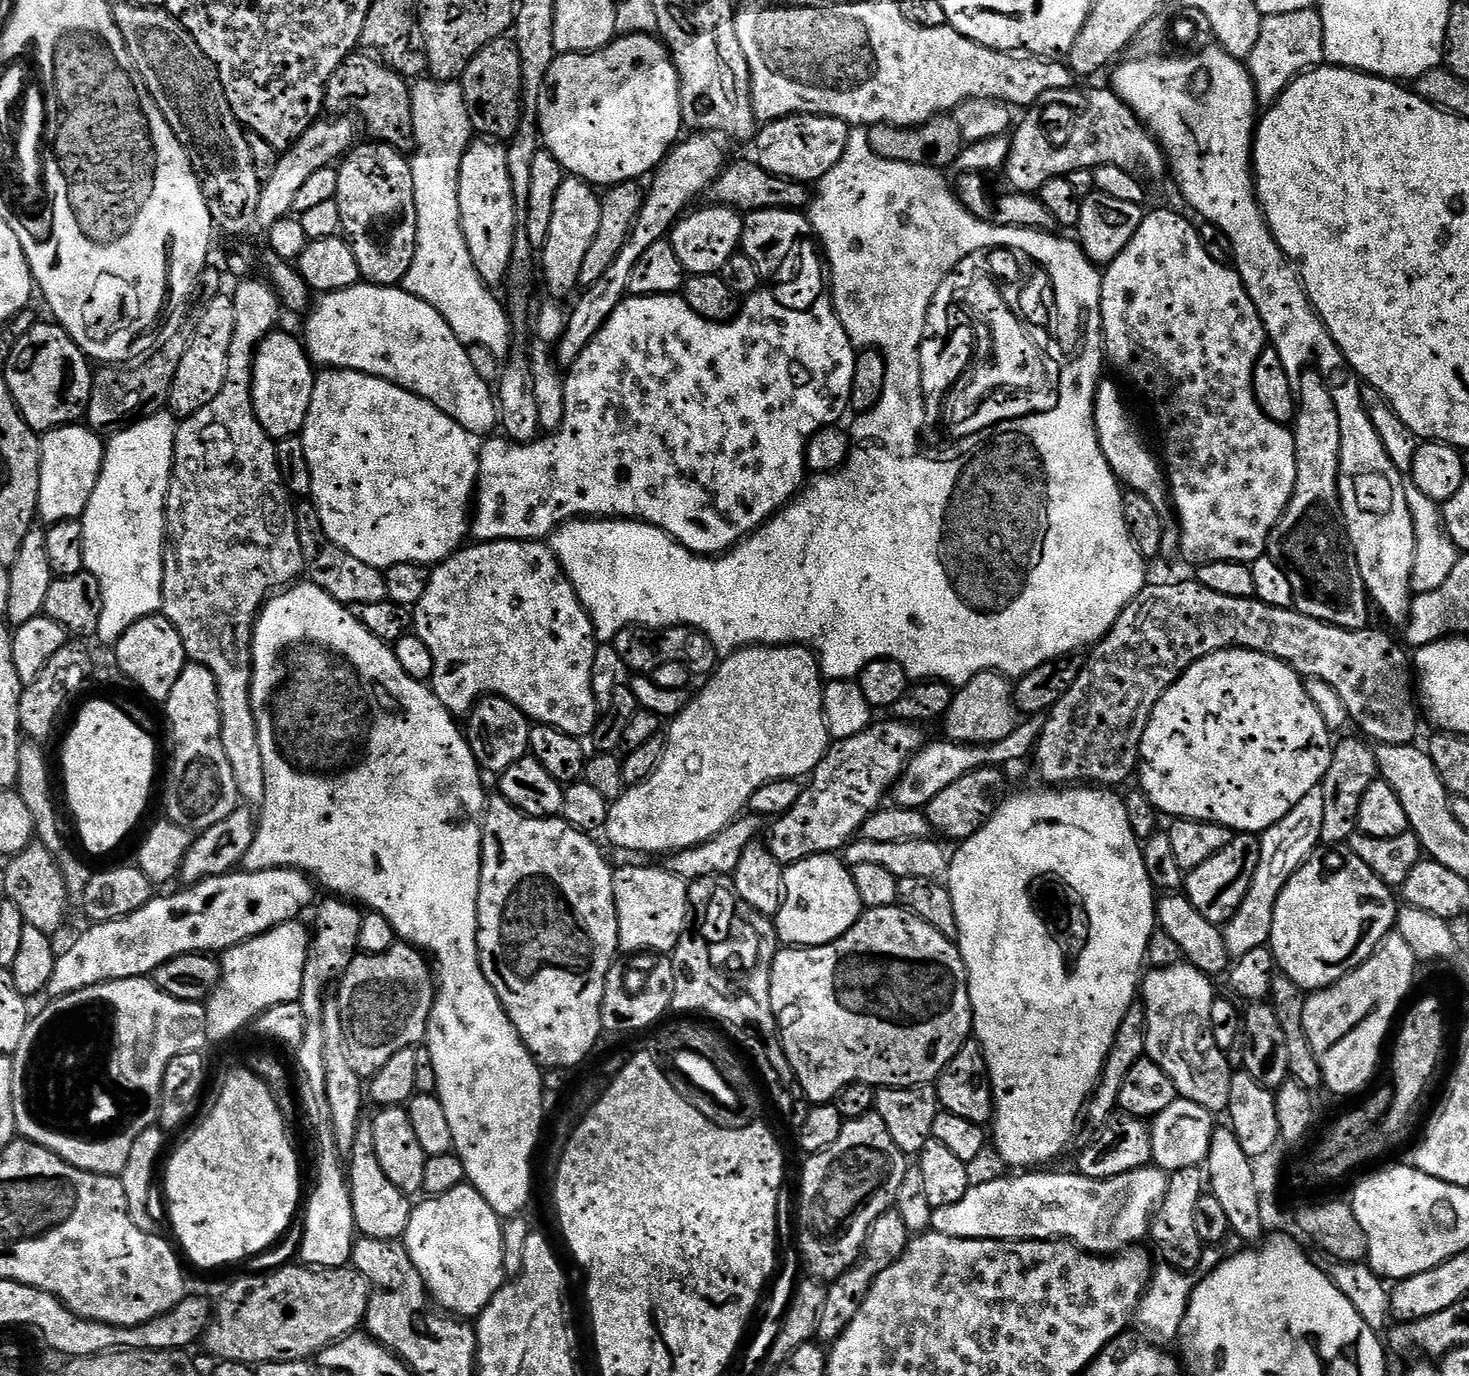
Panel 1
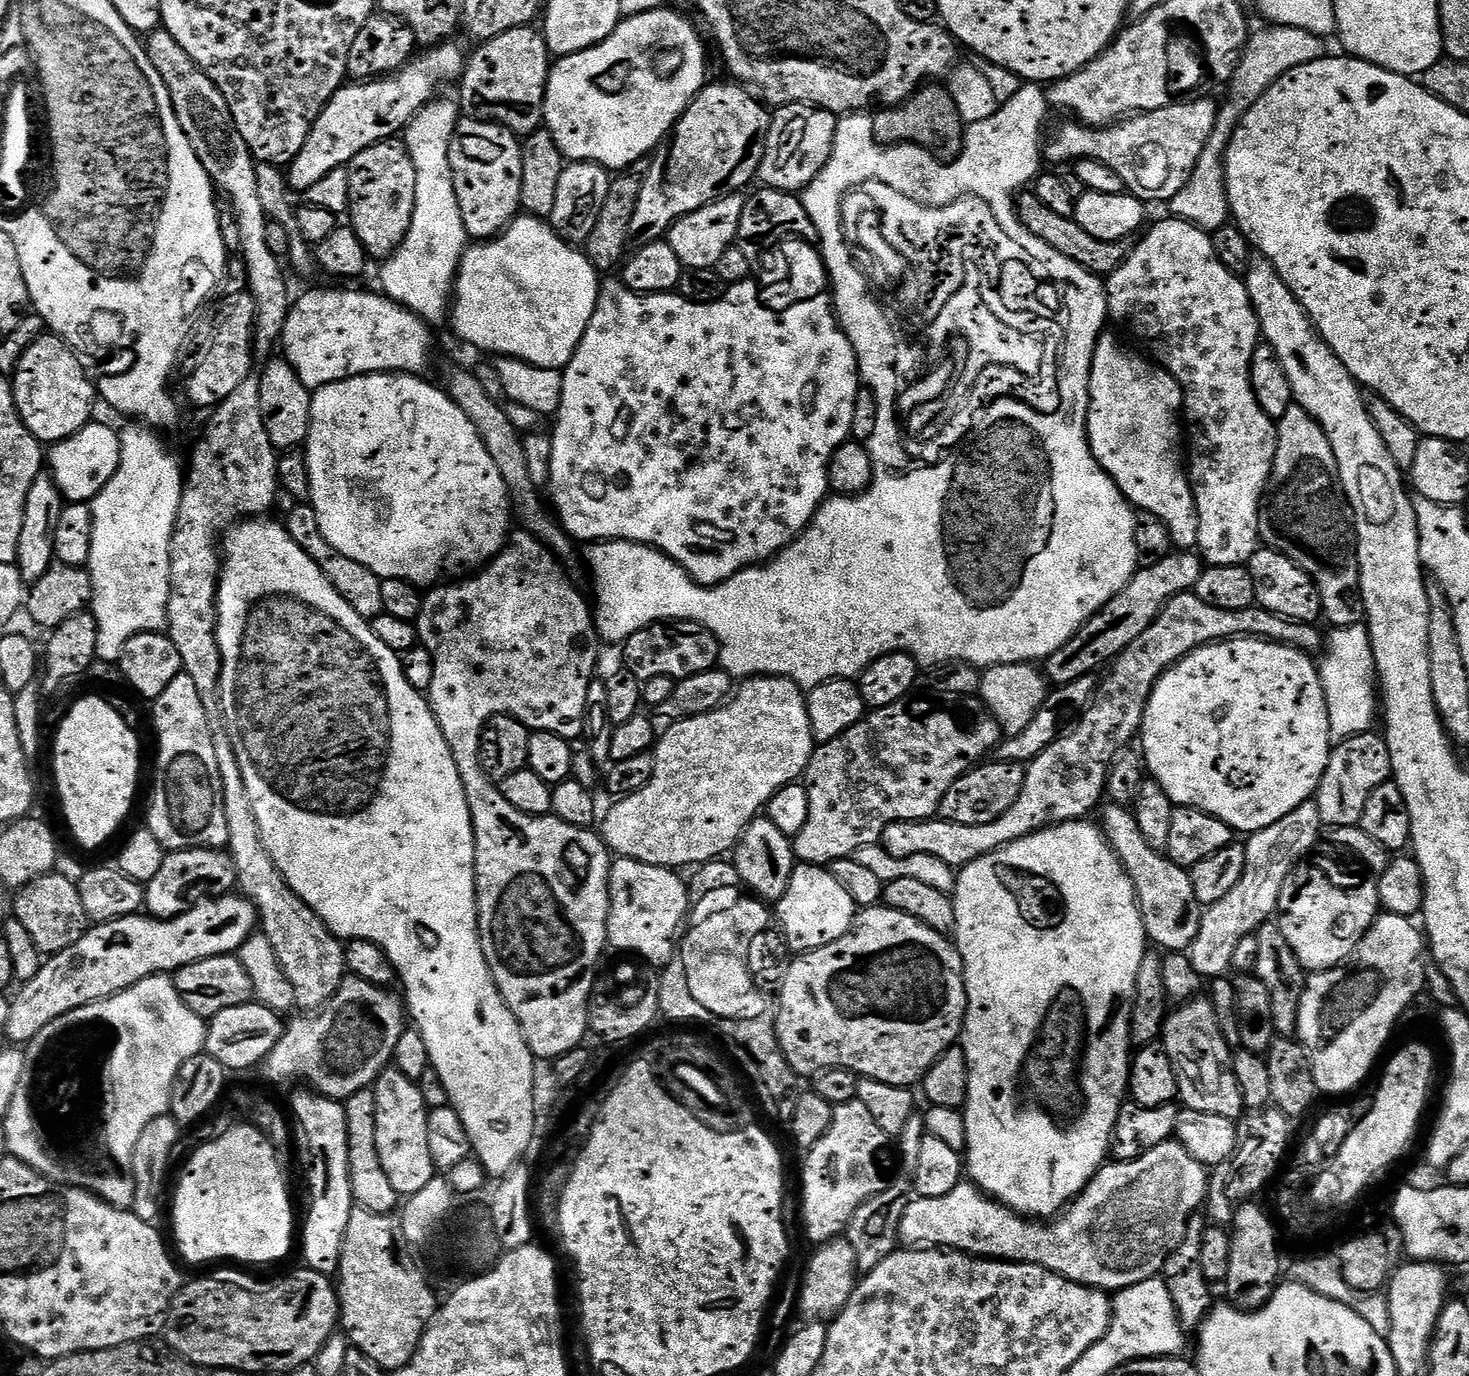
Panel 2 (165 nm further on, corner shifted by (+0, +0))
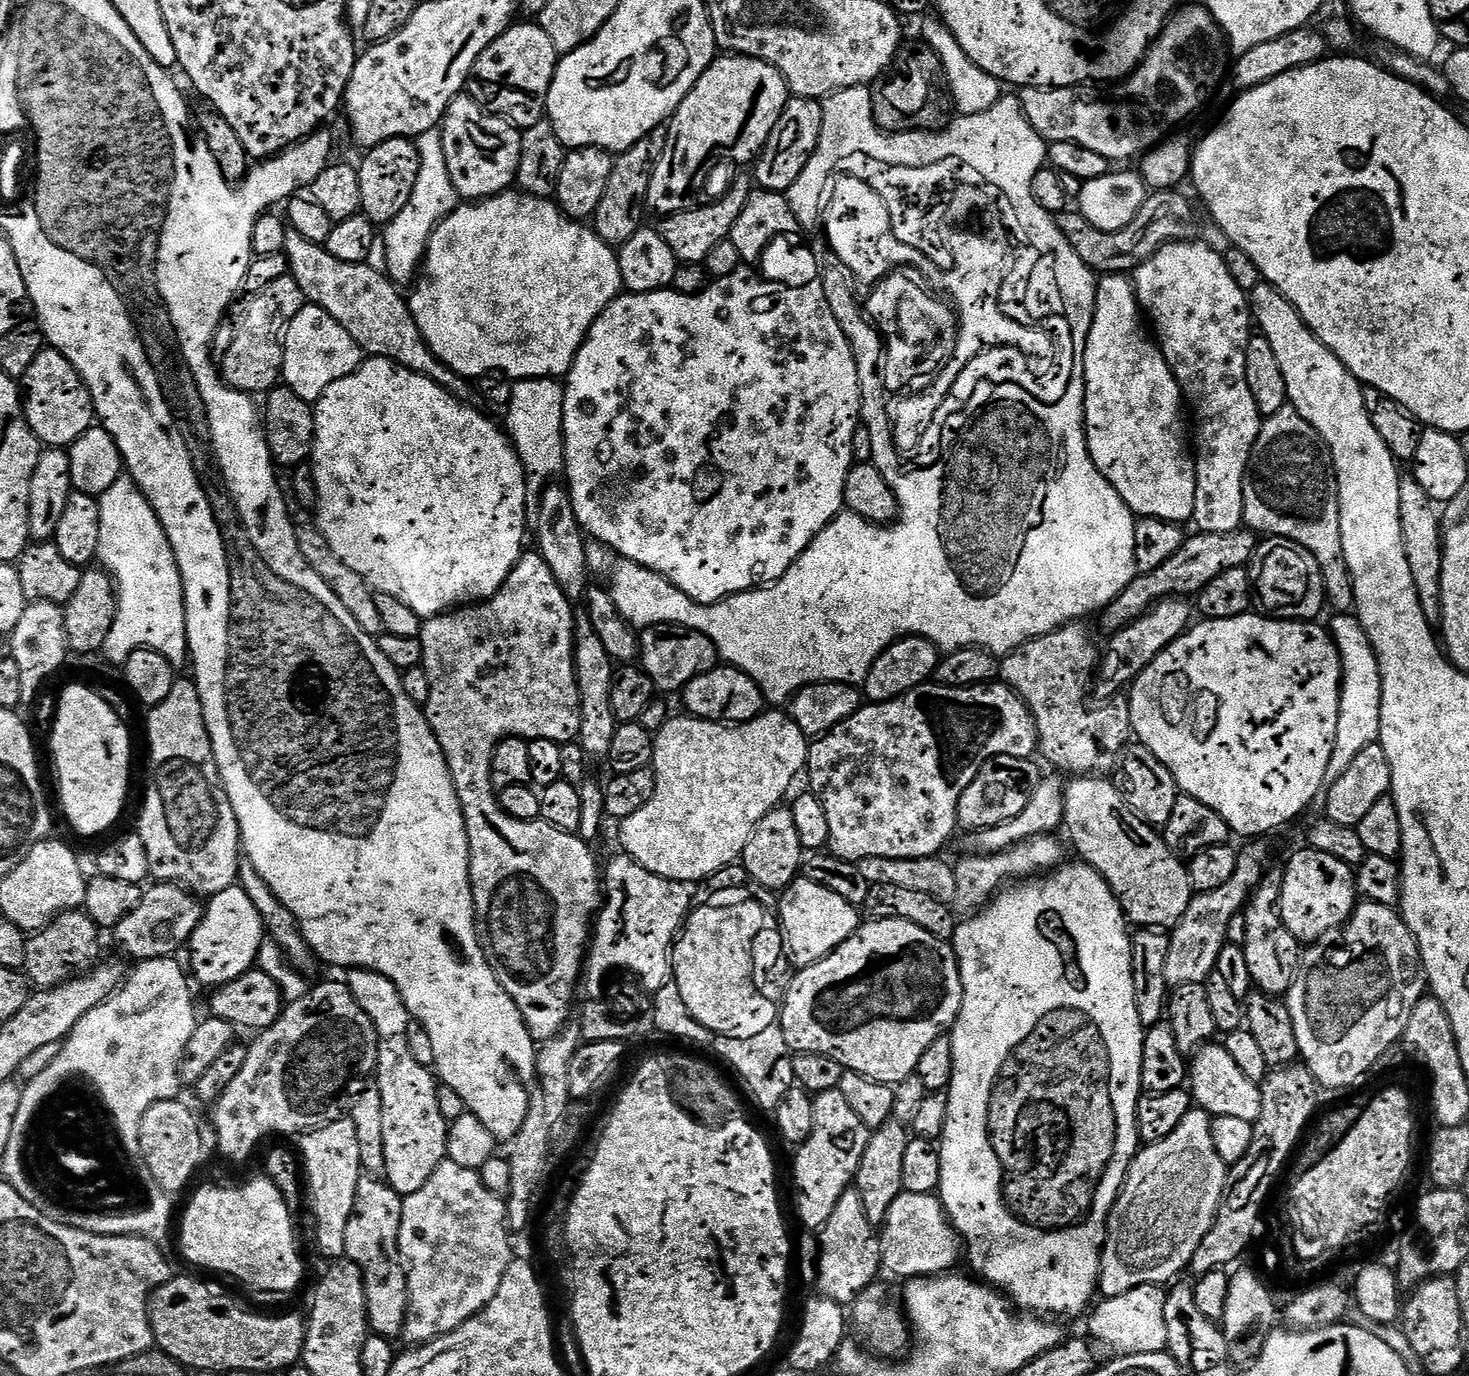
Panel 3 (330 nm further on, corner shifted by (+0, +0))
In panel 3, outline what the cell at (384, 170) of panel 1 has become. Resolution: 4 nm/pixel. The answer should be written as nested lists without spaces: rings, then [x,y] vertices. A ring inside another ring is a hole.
[[[411,139],[387,140],[378,146],[367,149],[363,153],[364,161],[359,161],[358,171],[362,182],[363,215],[373,224],[383,226],[389,224],[410,202],[410,194],[414,194],[414,182],[418,182],[418,166],[420,155]]]

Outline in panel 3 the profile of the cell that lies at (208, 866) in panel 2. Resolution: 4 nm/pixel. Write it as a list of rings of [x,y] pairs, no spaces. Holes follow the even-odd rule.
[[[156,882],[153,885],[149,892],[147,889],[141,895],[138,906],[134,906],[134,910],[130,910],[114,929],[117,946],[132,962],[175,957],[176,951],[183,949],[192,939],[193,930],[204,917],[204,904],[187,887],[176,882]]]

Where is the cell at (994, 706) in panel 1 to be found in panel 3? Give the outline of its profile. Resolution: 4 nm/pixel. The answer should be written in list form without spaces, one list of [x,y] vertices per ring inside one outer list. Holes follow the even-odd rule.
[[[1073,622],[1057,628],[1054,632],[1048,632],[1033,640],[1027,640],[1022,646],[1007,653],[1000,660],[999,679],[1009,688],[1019,694],[1024,705],[1030,710],[1030,714],[1036,723],[1038,733],[1038,752],[1044,755],[1050,763],[1061,773],[1068,774],[1108,774],[1108,771],[1117,767],[1118,761],[1124,754],[1133,739],[1132,715],[1127,703],[1104,702],[1100,708],[1088,709],[1084,699],[1089,699],[1090,685],[1094,680],[1094,673],[1098,668],[1098,652],[1096,656],[1096,644],[1092,641],[1092,632],[1087,628],[1087,623]]]

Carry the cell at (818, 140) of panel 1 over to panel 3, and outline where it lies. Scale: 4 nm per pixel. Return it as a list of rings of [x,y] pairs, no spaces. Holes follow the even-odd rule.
[[[789,99],[770,138],[755,161],[754,180],[759,187],[771,192],[787,193],[788,188],[794,186],[794,182],[798,182],[798,174],[802,174],[802,170],[806,170],[806,162],[810,162],[810,158],[818,146],[818,138],[822,134],[823,113],[824,106],[820,100]]]

